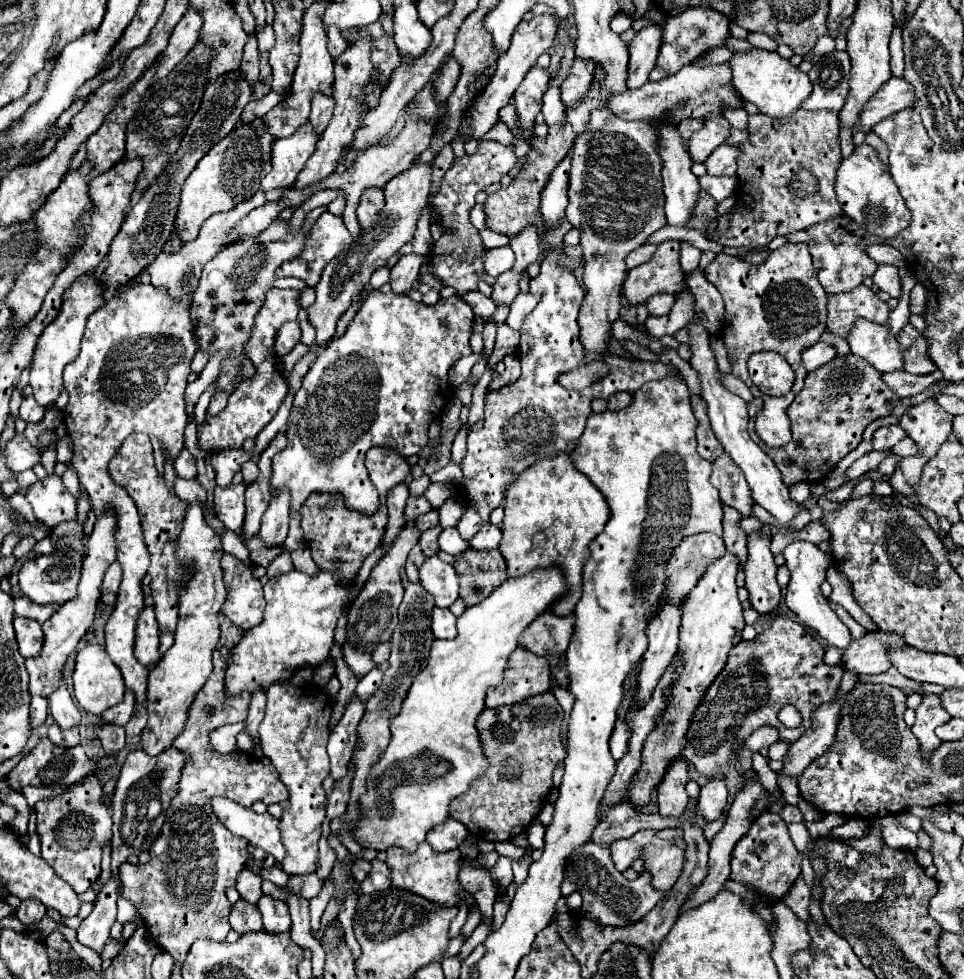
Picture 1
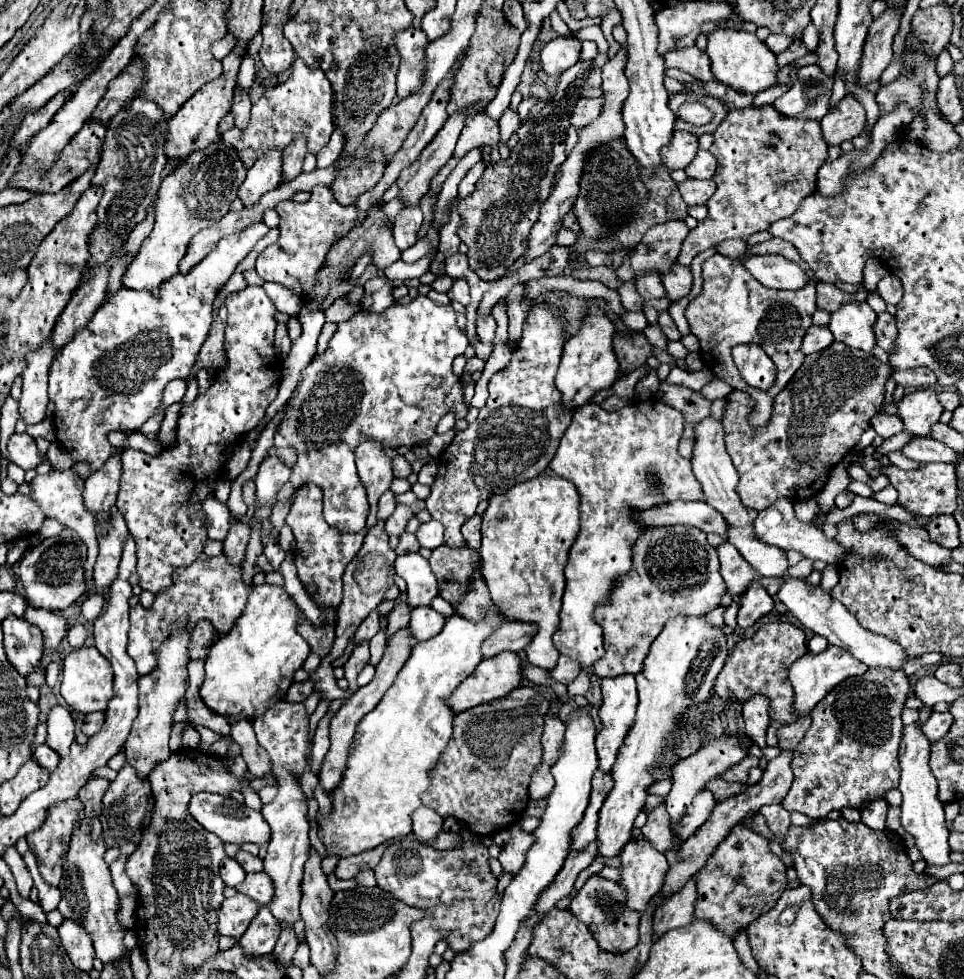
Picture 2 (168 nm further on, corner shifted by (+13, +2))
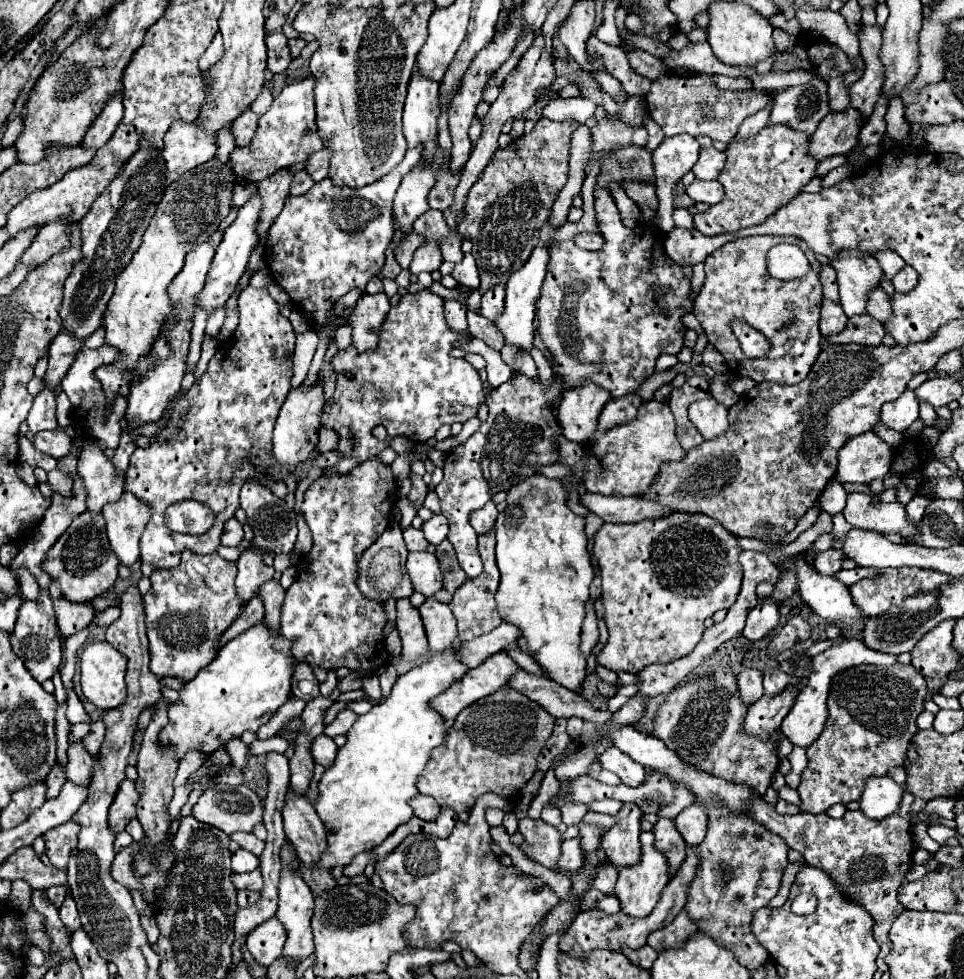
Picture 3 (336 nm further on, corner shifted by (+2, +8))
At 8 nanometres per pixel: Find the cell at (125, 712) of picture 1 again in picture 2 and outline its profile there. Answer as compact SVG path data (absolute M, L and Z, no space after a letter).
M101 710L101 712L91 712L91 714L85 716L85 722L83 722L81 730L83 730L87 736L93 736L93 734L97 734L97 732L101 730L103 722L105 722L105 712L103 712L103 710Z

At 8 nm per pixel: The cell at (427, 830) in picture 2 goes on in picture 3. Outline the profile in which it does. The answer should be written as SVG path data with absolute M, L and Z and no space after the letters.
M416 794L410 802L408 802L414 810L414 814L422 820L432 820L436 816L436 812L440 812L440 806L436 804L436 800L432 796L424 796L424 794Z

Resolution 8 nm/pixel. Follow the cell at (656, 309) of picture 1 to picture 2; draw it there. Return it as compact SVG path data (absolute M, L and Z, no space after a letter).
M663 310L663 312L659 314L659 326L661 326L663 334L665 334L669 340L679 340L679 338L681 338L681 334L679 334L679 330L677 330L677 326L675 326L675 322L673 322L673 318L669 316L667 310Z

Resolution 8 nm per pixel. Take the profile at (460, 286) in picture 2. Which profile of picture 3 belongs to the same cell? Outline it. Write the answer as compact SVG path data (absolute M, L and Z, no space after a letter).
M464 254L464 260L460 264L454 266L452 270L452 276L458 284L464 284L464 286L470 286L472 290L480 286L480 280L478 280L478 268L476 268L476 262L472 260L472 254Z

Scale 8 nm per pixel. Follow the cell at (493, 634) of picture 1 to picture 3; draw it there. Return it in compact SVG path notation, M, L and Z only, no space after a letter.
M454 648L448 652L434 654L432 660L426 662L424 666L414 668L412 672L400 676L386 702L374 706L368 714L358 716L358 720L346 734L348 736L346 744L338 748L334 764L326 768L326 772L318 782L318 798L314 802L314 808L320 820L324 822L328 848L316 862L316 868L332 870L334 866L350 864L356 854L380 846L400 824L404 824L414 816L412 808L408 808L408 800L414 794L418 794L416 778L424 770L430 750L440 746L446 736L446 722L438 712L432 712L432 708L428 708L426 702L442 694L450 684L454 684L460 676L464 676L464 672L468 672L468 668L464 668L464 664L460 664L454 658Z

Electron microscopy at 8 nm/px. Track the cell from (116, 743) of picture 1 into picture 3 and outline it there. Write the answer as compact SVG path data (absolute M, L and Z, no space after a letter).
M88 723L74 724L69 734L69 742L71 743L77 740L81 740L90 732L90 729L91 725Z

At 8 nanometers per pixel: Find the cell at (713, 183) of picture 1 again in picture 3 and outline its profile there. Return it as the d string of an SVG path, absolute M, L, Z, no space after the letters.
M694 180L688 188L686 194L694 200L694 202L706 202L706 204L718 204L722 200L722 188L716 180L706 182L706 180Z

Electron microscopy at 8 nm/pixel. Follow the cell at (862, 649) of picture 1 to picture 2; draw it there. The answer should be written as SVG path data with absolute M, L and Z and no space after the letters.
M829 646L825 652L821 654L805 654L805 658L799 658L791 670L789 670L789 680L793 684L795 690L795 702L797 702L797 714L799 716L807 716L813 706L825 698L825 694L829 694L839 682L843 682L845 678L851 676L861 676L867 672L867 666L863 662L859 662L857 658L853 658L853 654L849 654L847 650L839 648L839 646Z

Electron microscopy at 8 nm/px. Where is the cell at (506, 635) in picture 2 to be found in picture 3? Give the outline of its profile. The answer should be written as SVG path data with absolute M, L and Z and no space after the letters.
M502 622L498 628L494 628L488 634L478 636L476 640L468 640L468 642L458 642L456 644L456 658L460 660L460 648L462 648L462 664L466 666L480 666L482 660L486 660L488 656L504 650L506 646L514 644L520 636L520 630L508 622Z

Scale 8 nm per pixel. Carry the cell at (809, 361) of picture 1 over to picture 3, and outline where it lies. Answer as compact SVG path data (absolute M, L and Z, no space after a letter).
M822 298L822 304L820 304L820 332L822 336L830 336L830 334L836 334L844 328L844 324L848 322L848 316L844 316L844 310L840 308L838 302L832 302L828 298Z

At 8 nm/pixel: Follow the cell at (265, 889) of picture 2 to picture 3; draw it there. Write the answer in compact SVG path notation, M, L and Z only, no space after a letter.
M260 870L248 874L232 874L232 884L236 886L236 890L260 890L262 888Z

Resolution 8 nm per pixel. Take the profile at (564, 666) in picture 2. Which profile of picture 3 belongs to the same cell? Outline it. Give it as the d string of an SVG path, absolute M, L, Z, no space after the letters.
M588 600L586 602L586 620L582 624L582 646L580 646L580 650L588 656L590 650L594 648L596 640L598 640L598 618L594 614L592 600Z

